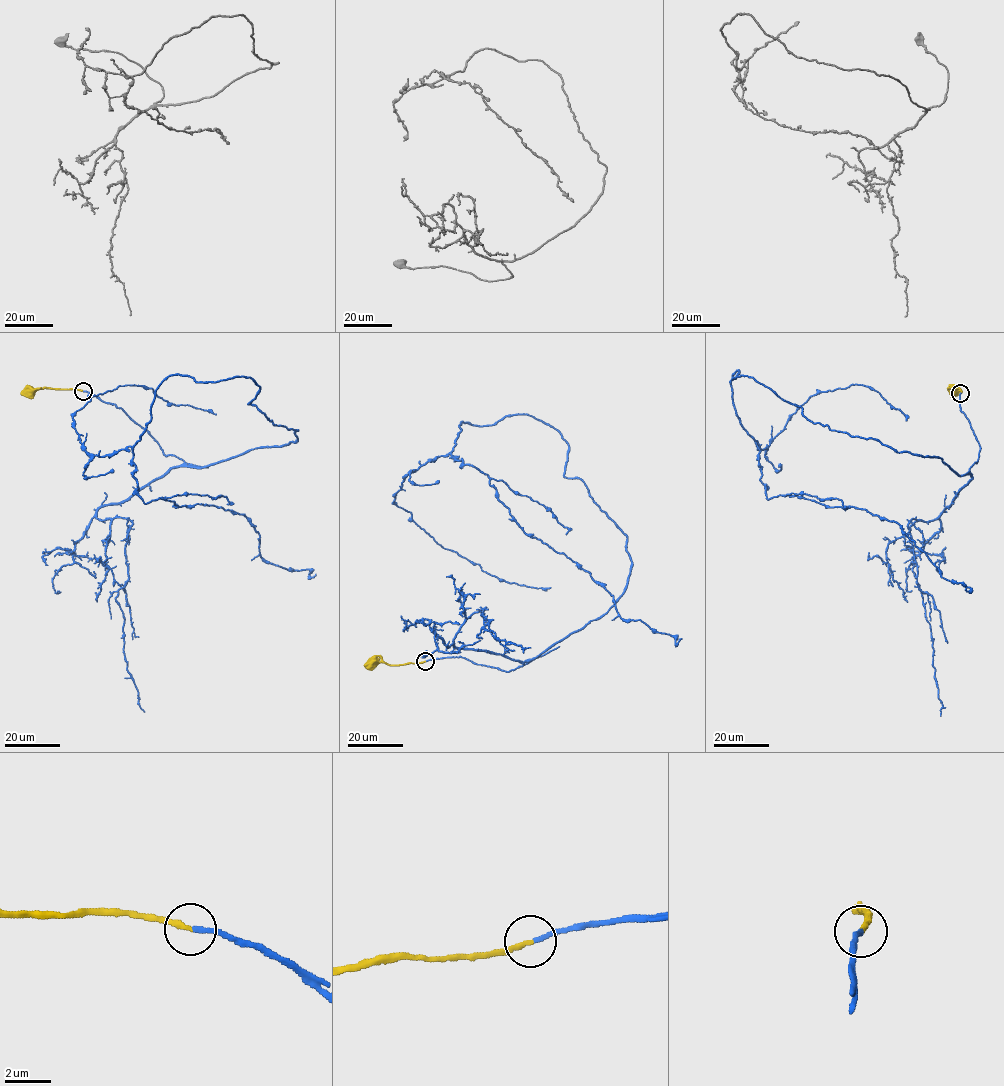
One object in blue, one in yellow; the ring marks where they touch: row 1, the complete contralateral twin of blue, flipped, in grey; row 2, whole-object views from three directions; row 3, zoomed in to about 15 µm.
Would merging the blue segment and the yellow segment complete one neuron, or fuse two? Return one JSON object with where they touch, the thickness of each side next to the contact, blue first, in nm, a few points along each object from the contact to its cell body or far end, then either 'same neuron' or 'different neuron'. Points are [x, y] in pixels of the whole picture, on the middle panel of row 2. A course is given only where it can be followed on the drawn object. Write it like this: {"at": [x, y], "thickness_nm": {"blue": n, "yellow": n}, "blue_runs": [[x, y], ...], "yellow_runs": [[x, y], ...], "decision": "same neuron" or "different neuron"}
{"at": [425, 661], "thickness_nm": {"blue": 200, "yellow": 220}, "blue_runs": [[425, 661], [513, 670], [628, 578], [561, 435], [507, 415], [462, 422], [453, 458], [621, 618], [681, 639]], "yellow_runs": [[425, 661], [389, 665], [371, 660], [371, 663]], "decision": "same neuron"}

